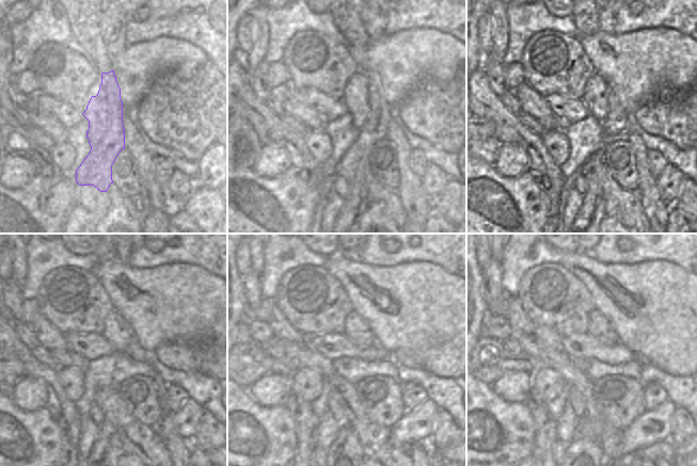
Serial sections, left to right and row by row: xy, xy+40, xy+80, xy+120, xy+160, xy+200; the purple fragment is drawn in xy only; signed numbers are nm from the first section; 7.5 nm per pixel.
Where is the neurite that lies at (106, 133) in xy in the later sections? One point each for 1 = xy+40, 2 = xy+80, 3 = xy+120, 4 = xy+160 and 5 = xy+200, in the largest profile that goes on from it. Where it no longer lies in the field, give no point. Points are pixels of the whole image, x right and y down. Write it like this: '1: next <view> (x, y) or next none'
1: next xy+40 (355, 97)
2: next xy+80 (596, 91)
3: next xy+120 (117, 332)
4: next xy+160 (357, 328)
5: next xy+200 (599, 327)

